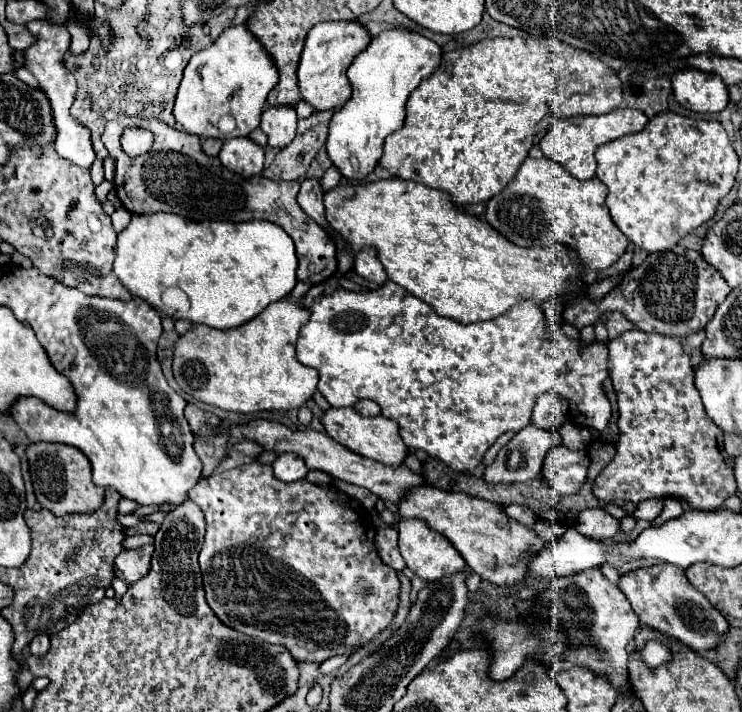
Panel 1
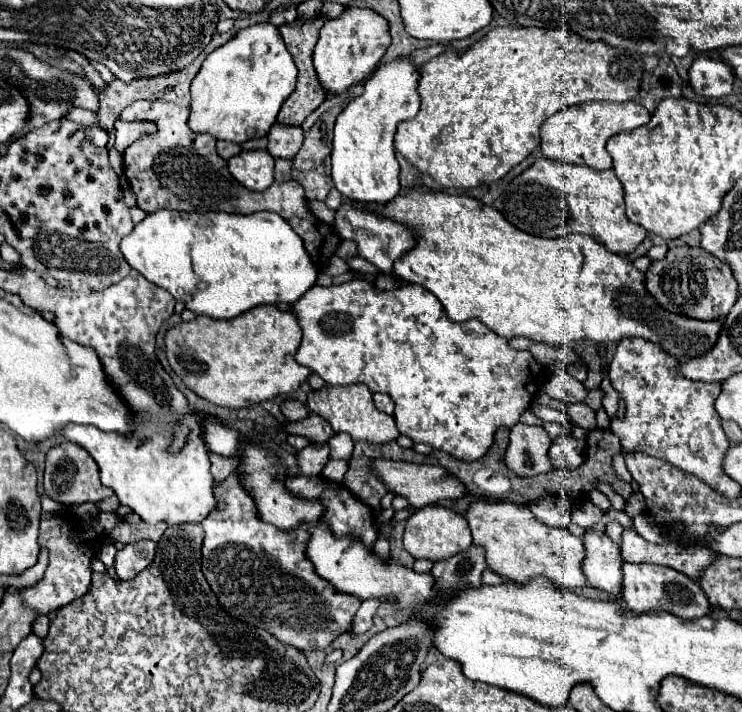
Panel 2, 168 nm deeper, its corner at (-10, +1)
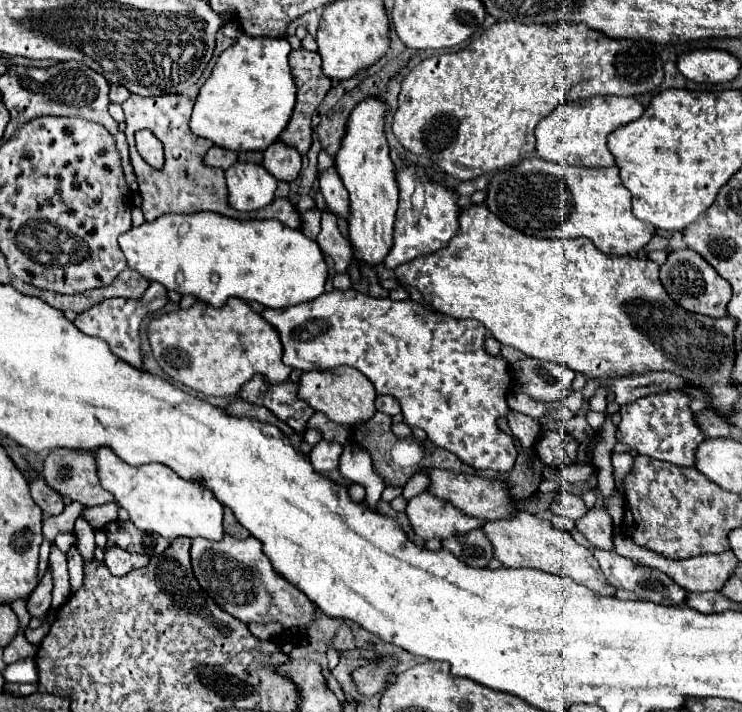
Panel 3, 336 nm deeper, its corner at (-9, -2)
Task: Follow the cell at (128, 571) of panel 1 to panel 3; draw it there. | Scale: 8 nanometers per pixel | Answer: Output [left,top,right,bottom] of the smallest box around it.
[105,547,149,577]

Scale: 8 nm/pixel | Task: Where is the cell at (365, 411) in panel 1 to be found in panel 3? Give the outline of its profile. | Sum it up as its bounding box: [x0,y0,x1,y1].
[375,395,401,417]

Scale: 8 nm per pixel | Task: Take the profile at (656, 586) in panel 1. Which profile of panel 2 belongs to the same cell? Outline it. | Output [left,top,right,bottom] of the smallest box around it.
[622,564,710,618]

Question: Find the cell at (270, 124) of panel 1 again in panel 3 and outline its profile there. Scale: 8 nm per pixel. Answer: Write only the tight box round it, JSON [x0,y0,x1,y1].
[263,141,301,181]

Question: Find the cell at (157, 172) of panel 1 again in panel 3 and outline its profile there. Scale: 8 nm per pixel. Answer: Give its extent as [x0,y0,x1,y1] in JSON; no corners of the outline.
[123,95,301,229]

